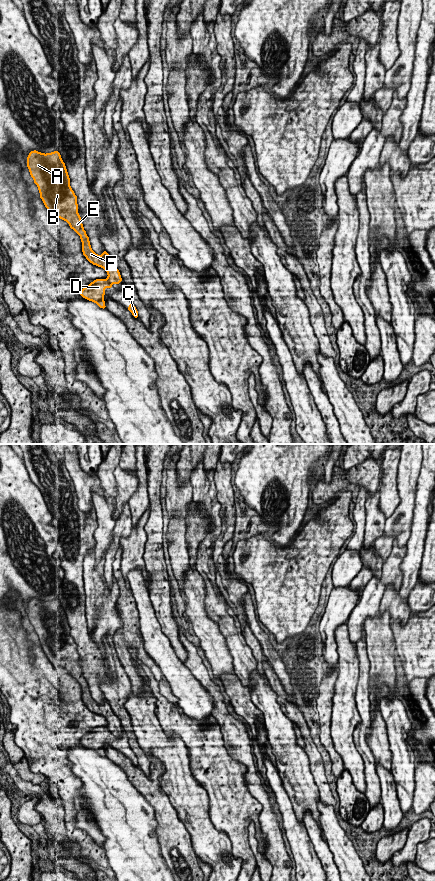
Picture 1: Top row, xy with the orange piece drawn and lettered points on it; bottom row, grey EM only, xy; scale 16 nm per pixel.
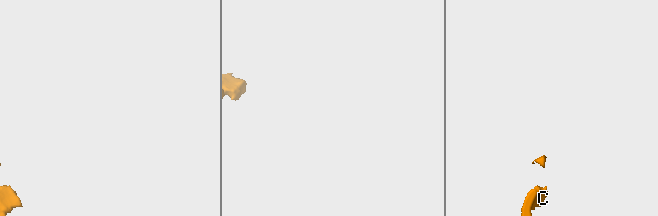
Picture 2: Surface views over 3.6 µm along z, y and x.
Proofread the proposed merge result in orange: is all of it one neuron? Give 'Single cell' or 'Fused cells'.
Fused cells

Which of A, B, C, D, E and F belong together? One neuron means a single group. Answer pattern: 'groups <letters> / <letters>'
groups A B E F / C D

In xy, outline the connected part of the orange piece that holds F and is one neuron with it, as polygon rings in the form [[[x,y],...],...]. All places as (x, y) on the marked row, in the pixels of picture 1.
[[[57,150],[47,154],[31,151],[27,157],[27,167],[50,214],[66,221],[80,236],[82,252],[86,259],[105,269],[110,284],[121,283],[120,272],[112,263],[109,254],[104,250],[102,255],[97,255],[91,248],[78,214],[77,196],[70,187],[70,178],[60,153]]]

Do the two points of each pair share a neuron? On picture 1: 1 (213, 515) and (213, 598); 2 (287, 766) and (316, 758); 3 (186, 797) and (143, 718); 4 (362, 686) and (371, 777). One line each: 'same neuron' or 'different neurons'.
1: same neuron
2: different neurons
3: same neuron
4: same neuron

